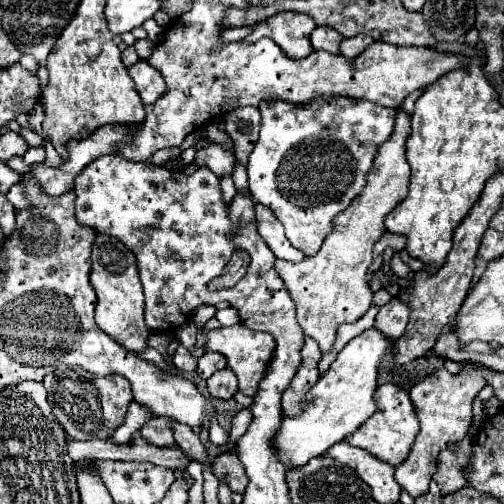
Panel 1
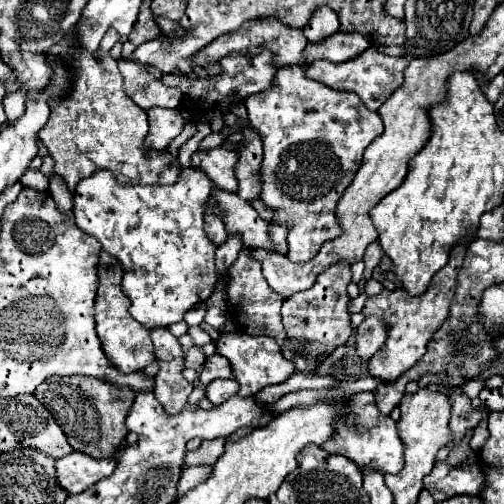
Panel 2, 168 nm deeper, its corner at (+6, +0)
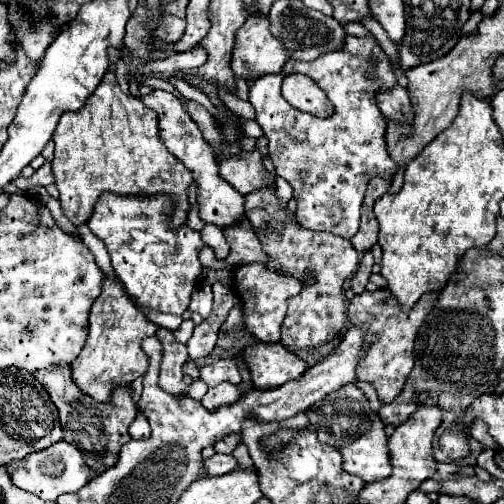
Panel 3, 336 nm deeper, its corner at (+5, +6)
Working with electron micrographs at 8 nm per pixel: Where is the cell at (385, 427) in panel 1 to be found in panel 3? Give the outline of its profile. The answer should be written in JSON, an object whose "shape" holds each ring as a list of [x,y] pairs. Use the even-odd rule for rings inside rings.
{"shape":[[[347,384],[327,394],[321,402],[315,402],[307,410],[307,416],[311,426],[317,430],[317,438],[321,442],[327,442],[329,446],[335,446],[335,442],[339,442],[345,472],[359,476],[365,484],[383,480],[391,474],[385,426],[381,418],[369,408],[365,394],[355,384]]]}

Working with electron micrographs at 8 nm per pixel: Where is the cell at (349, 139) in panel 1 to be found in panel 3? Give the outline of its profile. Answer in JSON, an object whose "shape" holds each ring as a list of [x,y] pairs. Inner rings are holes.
{"shape":[[[347,36],[343,48],[323,54],[313,62],[299,62],[299,60],[289,58],[283,72],[261,76],[249,88],[249,102],[253,104],[253,108],[257,112],[257,122],[269,140],[269,156],[273,160],[275,174],[285,178],[291,184],[293,198],[297,200],[295,218],[299,220],[299,224],[303,228],[323,230],[323,232],[331,232],[335,236],[351,238],[359,230],[359,212],[361,212],[361,204],[363,204],[363,196],[365,196],[365,188],[367,188],[369,180],[375,176],[393,180],[393,176],[397,172],[397,164],[391,160],[391,156],[385,148],[383,136],[385,136],[387,124],[375,104],[375,94],[381,90],[389,90],[395,84],[397,84],[397,80],[391,70],[389,56],[381,50],[379,42],[373,36],[363,36],[363,38]],[[367,56],[375,56],[375,60],[379,60],[379,76],[373,76],[371,80],[367,80],[367,76],[363,76],[363,72],[367,72]],[[293,72],[313,78],[319,84],[319,88],[327,94],[327,98],[335,106],[335,114],[329,120],[315,118],[307,112],[297,112],[281,96],[281,82],[287,74],[293,74]]]}

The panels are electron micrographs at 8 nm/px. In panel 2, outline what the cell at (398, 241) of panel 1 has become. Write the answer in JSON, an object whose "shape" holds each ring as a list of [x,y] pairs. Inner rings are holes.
{"shape":[[[378,242],[370,244],[370,246],[366,248],[366,254],[364,254],[364,264],[366,264],[366,268],[364,268],[364,280],[368,280],[368,278],[372,276],[372,270],[374,270],[374,266],[380,262],[380,258],[382,258],[382,248],[380,248],[380,244],[378,244]]]}

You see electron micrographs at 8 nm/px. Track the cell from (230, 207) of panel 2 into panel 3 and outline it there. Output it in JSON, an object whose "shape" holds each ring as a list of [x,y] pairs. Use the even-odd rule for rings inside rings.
{"shape":[[[153,90],[147,96],[141,96],[143,104],[157,112],[159,116],[159,138],[167,146],[167,150],[179,158],[187,170],[191,170],[193,180],[197,182],[197,204],[199,204],[199,216],[205,224],[215,224],[219,228],[227,228],[229,224],[235,224],[243,218],[243,196],[235,192],[235,188],[225,182],[217,172],[217,160],[213,148],[203,140],[197,124],[187,116],[177,96],[165,90]]]}

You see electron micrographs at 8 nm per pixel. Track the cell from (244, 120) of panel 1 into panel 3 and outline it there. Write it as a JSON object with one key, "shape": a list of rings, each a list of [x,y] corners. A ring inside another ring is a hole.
{"shape":[[[261,188],[245,196],[245,216],[253,224],[263,252],[269,256],[265,264],[267,270],[271,264],[285,266],[285,258],[297,258],[297,266],[293,276],[303,278],[307,268],[315,272],[317,282],[305,286],[297,296],[287,300],[287,314],[281,326],[281,342],[289,348],[315,348],[321,346],[335,336],[341,334],[343,324],[347,320],[347,302],[343,296],[345,278],[353,276],[359,266],[359,256],[349,240],[327,234],[327,232],[311,232],[303,226],[291,222],[287,207],[280,208],[277,196],[271,188]],[[265,224],[269,230],[265,230]]]}

